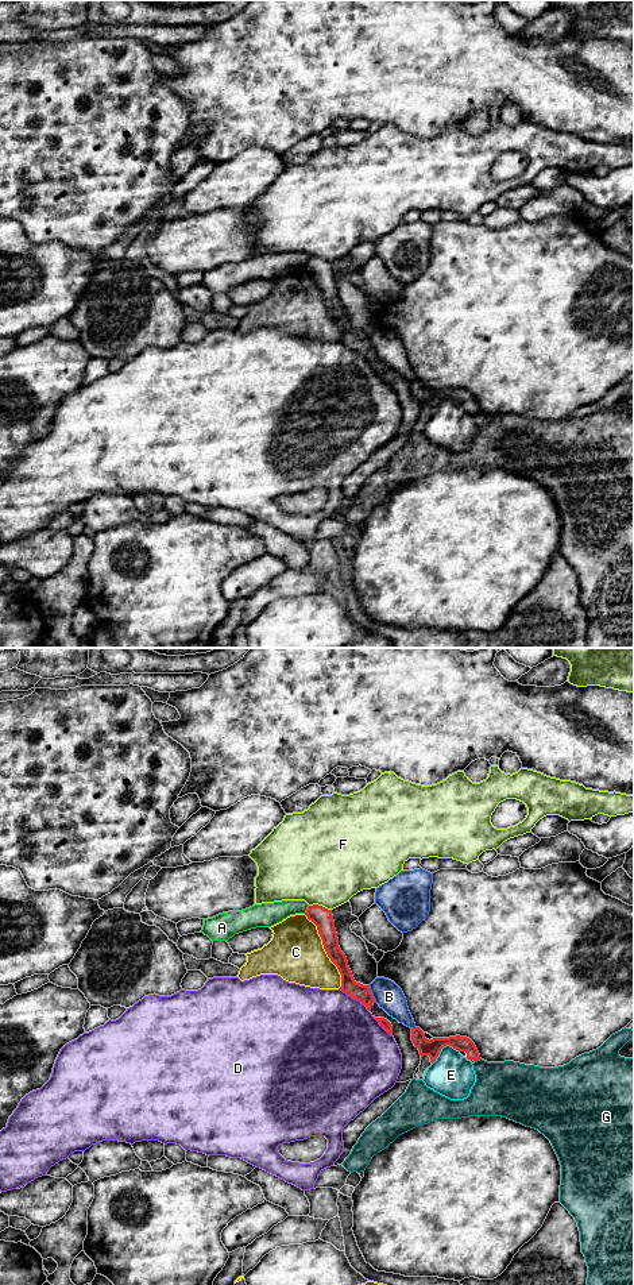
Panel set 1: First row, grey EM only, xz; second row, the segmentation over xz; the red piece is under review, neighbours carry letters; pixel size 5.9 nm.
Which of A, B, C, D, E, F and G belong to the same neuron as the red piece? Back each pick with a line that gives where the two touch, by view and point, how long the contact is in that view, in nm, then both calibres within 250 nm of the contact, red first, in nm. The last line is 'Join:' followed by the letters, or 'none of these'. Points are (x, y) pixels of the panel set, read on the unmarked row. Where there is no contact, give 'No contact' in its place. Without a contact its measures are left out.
Join: none of these

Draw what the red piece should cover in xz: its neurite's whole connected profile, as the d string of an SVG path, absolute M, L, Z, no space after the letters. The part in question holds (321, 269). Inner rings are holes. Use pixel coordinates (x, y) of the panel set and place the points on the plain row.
M313 256L308 259L305 267L317 278L324 301L341 327L340 341L363 355L367 362L371 363L371 358L376 354L371 346L370 337L356 335L352 328L347 309L339 298L332 263L322 258Z

